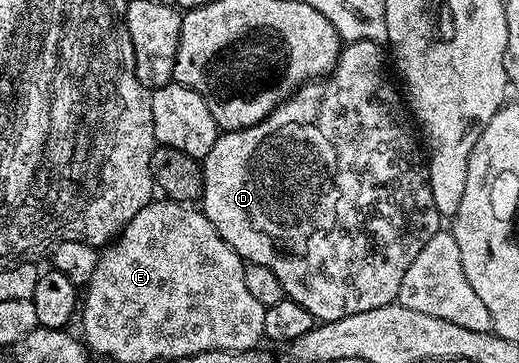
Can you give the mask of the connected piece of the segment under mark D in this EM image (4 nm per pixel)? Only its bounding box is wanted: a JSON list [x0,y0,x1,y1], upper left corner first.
[201,39,441,323]

